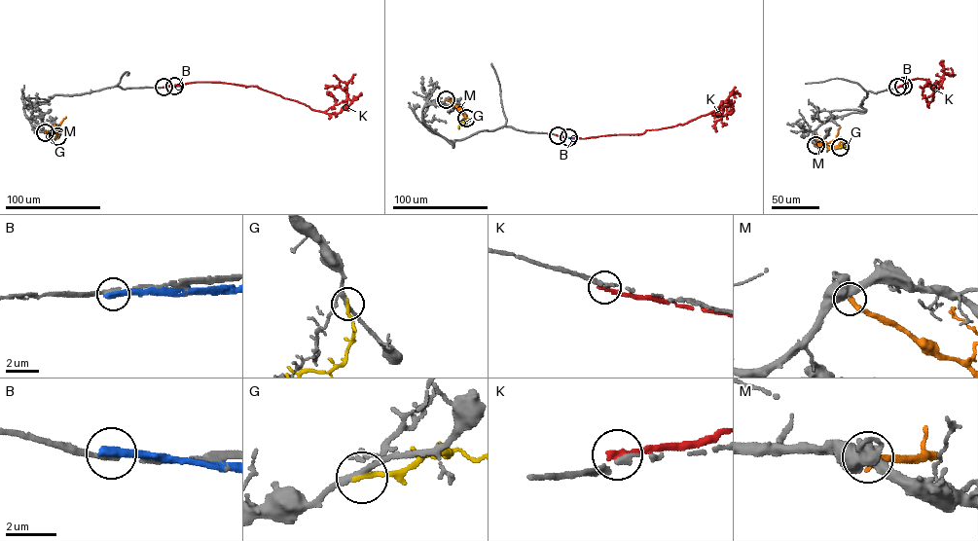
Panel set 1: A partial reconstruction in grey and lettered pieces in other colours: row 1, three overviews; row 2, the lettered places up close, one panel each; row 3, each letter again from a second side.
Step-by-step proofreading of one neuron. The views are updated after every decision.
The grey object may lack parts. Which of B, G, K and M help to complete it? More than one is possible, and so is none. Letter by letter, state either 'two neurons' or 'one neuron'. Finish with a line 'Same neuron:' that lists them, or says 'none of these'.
B: two neurons
G: two neurons
K: two neurons
M: two neurons
Same neuron: none of these

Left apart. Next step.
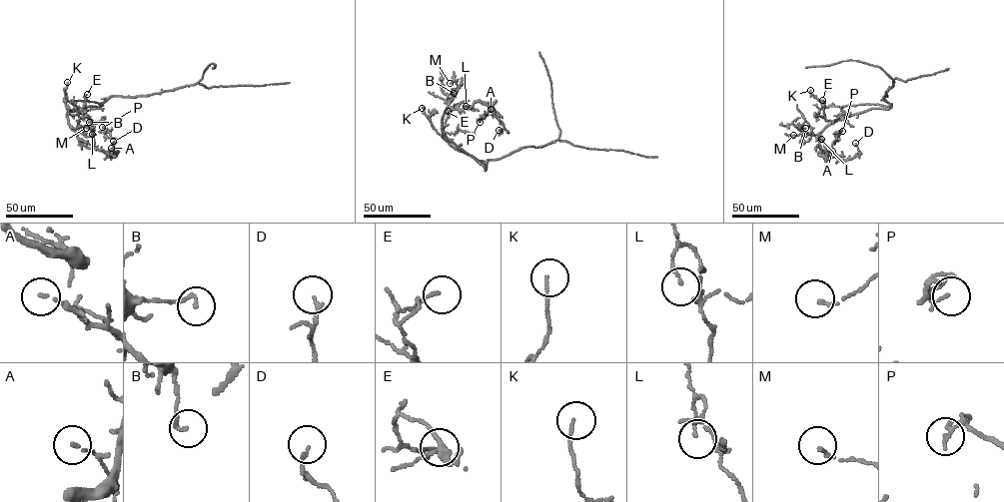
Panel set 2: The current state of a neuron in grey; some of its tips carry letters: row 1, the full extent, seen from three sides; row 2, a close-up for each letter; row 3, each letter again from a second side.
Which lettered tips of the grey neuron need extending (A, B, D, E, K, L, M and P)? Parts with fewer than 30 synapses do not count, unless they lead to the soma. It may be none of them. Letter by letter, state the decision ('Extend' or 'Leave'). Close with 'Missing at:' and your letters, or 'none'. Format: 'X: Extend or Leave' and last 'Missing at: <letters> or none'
A: Leave
B: Leave
D: Leave
E: Leave
K: Leave
L: Leave
M: Leave
P: Leave
Missing at: none

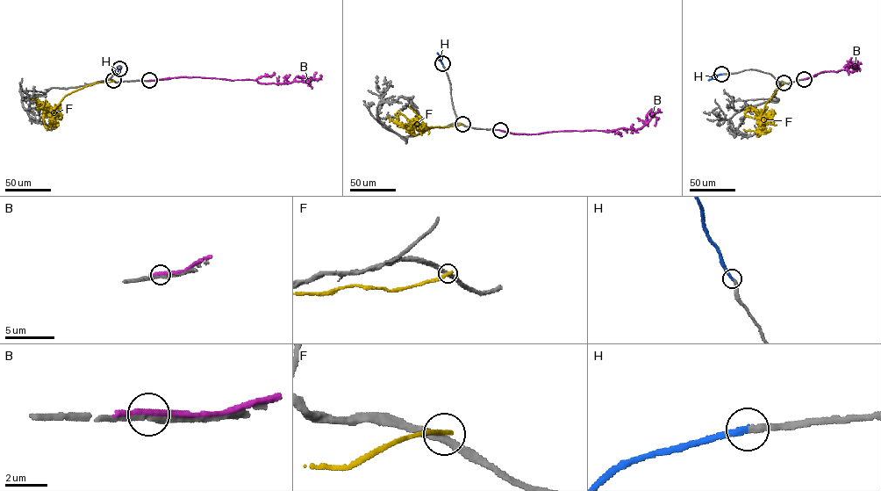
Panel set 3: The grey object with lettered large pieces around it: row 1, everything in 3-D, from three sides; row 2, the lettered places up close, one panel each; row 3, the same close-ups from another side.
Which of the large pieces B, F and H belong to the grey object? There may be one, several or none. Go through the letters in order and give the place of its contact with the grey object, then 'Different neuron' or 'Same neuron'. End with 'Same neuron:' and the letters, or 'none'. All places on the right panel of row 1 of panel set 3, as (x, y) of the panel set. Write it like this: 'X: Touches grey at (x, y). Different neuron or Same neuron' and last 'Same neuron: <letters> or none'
B: Touches grey at (804, 79). Different neuron
F: Touches grey at (784, 83). Different neuron
H: Touches grey at (721, 74). Same neuron
Same neuron: H

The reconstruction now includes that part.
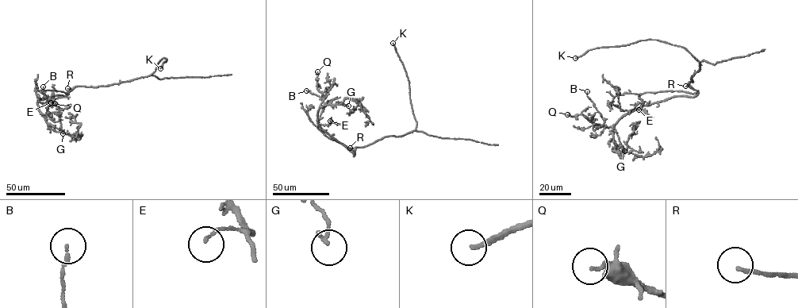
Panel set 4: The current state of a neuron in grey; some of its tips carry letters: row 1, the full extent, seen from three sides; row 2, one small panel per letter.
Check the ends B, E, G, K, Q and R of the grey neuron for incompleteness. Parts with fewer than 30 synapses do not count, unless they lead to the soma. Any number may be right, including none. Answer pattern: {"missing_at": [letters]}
{"missing_at": ["K", "R"]}

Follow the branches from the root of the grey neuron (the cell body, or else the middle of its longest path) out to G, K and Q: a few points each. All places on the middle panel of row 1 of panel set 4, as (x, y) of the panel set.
G: (357, 147), (354, 155), (323, 130), (317, 121), (318, 111), (323, 105), (343, 102), (348, 105)
K: (357, 147), (366, 146), (385, 136), (402, 136), (416, 128), (416, 122), (411, 103), (408, 80), (393, 43)
Q: (357, 147), (354, 155), (320, 127), (317, 114), (323, 97), (317, 88), (317, 71)

